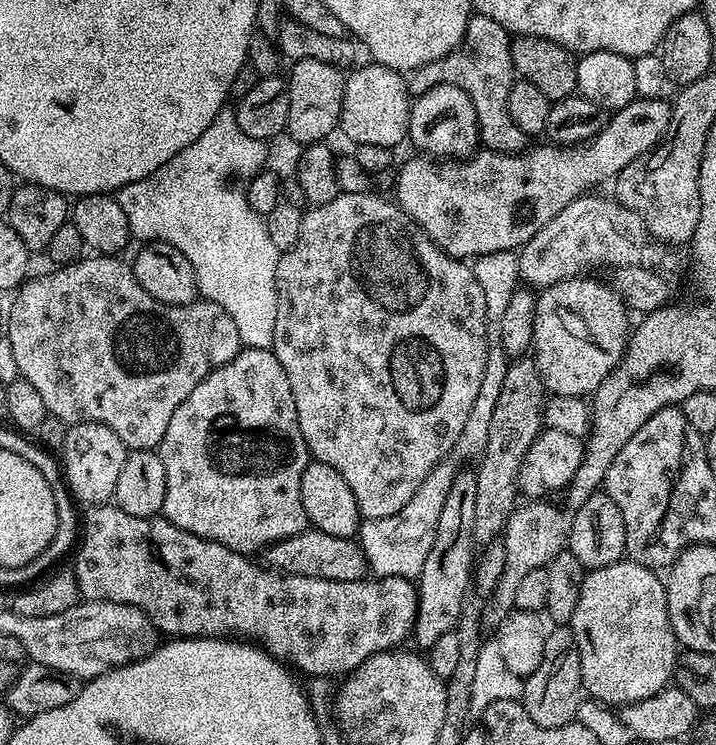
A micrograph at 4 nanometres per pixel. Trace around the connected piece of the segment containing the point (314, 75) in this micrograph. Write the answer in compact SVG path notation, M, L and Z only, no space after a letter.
M314 58L297 60L291 65L292 73L287 73L288 93L290 94L290 118L287 135L292 135L300 146L327 141L328 135L337 131L342 110L345 73L333 64L318 62Z

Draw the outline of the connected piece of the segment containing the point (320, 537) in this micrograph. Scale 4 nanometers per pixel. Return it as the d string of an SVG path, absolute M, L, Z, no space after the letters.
M309 527L290 538L282 538L278 542L263 549L263 563L276 572L298 574L306 578L326 578L334 582L354 582L365 579L369 575L368 559L355 539L334 538L334 534L326 534L322 530Z

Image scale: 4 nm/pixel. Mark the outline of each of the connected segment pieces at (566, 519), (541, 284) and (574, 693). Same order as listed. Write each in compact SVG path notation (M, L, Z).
M536 498L531 502L521 503L516 511L510 514L502 533L502 543L506 550L506 566L502 570L502 578L498 578L498 586L491 596L483 601L480 609L481 629L496 630L502 621L516 608L518 586L526 574L535 568L547 568L554 554L565 551L568 546L568 535L572 529L572 516L564 513L556 504L547 504L544 498Z
M585 194L572 200L566 209L560 210L538 234L534 234L534 238L530 238L530 242L526 242L524 247L519 249L520 278L527 287L543 290L563 280L571 280L574 276L587 273L589 271L587 268L596 268L599 264L608 264L609 269L638 266L667 270L666 268L675 262L676 256L672 253L675 251L654 234L650 234L646 222L642 222L642 218L634 214L634 210L622 206L614 198L596 195L600 194Z
M553 627L550 636L541 665L524 680L522 693L526 714L530 714L530 718L534 718L534 722L538 722L538 726L543 728L557 728L573 723L584 692L582 662L578 646L572 639L571 627Z

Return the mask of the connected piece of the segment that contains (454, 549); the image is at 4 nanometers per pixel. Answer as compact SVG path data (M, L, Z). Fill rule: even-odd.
M457 471L454 482L450 486L450 494L446 494L446 503L442 506L442 515L438 518L438 534L434 534L434 546L430 546L430 554L426 554L426 566L422 566L418 577L418 610L416 621L412 627L411 639L416 640L415 647L427 650L442 638L442 634L454 632L460 622L462 606L469 599L470 589L474 584L474 498L476 497L476 473L475 471Z

